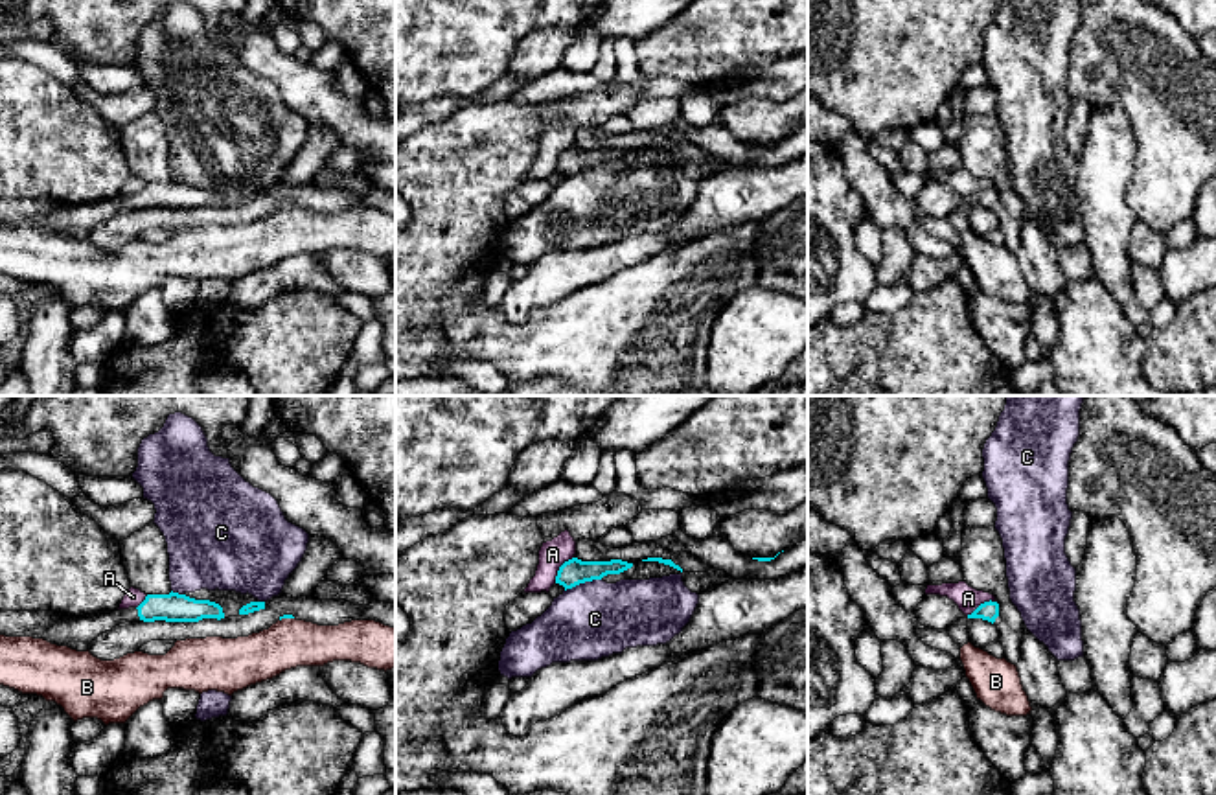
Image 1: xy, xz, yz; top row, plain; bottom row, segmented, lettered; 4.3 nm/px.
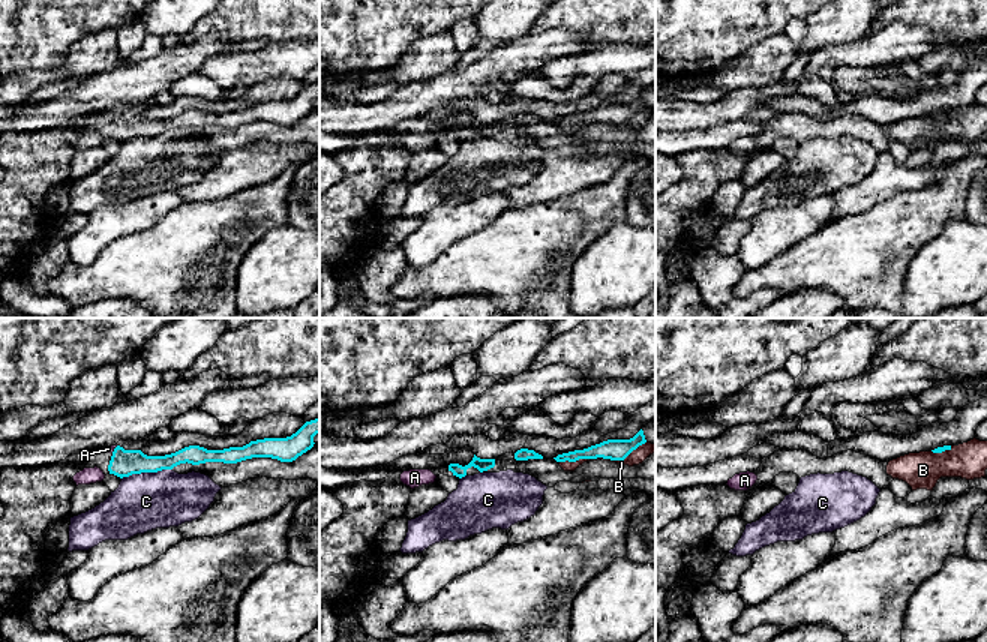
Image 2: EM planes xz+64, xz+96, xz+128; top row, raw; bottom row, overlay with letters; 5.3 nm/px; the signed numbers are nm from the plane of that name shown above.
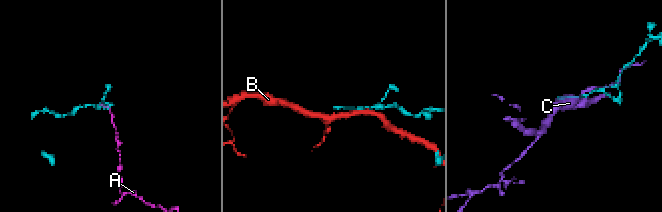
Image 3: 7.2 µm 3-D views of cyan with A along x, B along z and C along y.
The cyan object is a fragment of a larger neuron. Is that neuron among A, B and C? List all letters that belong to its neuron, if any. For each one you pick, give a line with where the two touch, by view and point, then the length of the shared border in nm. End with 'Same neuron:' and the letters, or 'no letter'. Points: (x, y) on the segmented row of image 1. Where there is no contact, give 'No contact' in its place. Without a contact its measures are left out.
Same neuron: no letter

